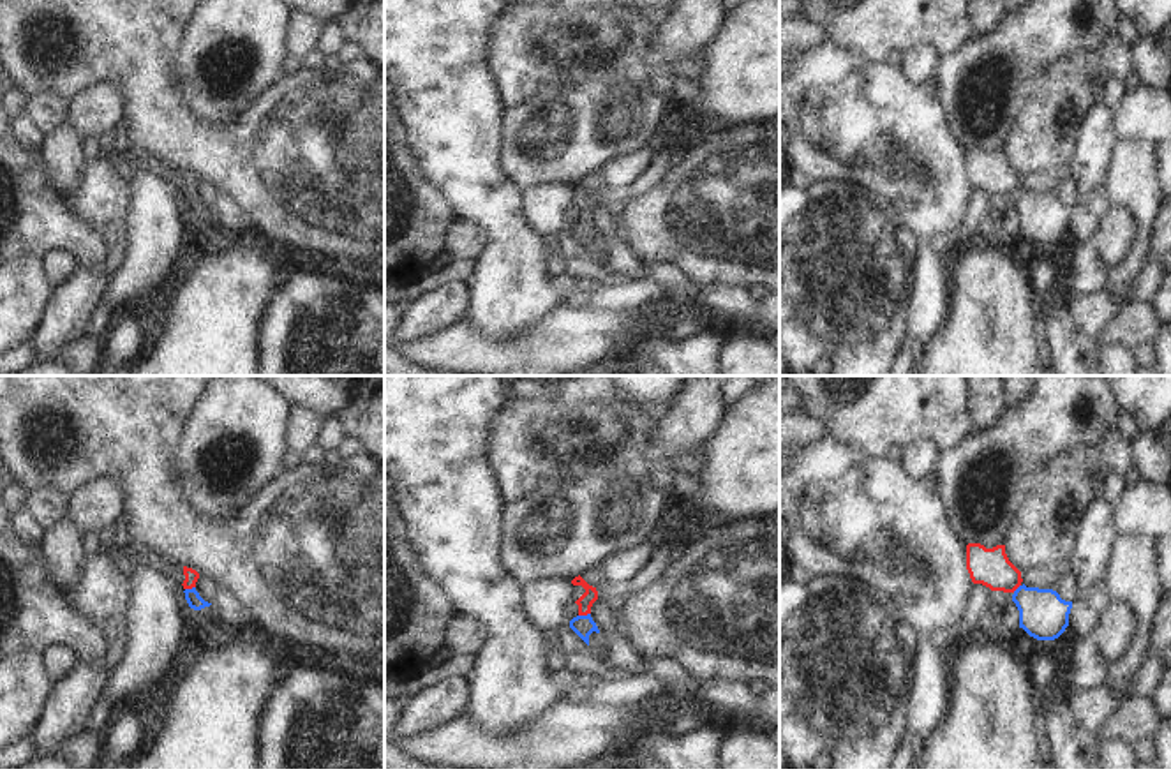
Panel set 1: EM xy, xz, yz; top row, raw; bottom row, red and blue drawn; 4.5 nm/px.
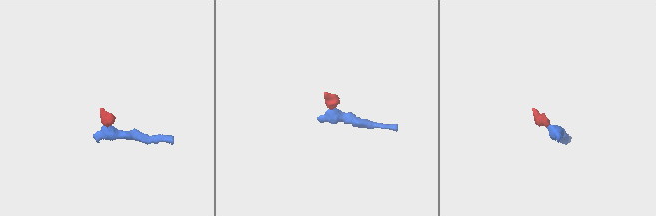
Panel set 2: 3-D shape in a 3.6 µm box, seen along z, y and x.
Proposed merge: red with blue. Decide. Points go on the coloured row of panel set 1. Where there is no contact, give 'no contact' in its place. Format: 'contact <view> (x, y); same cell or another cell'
contact xz (584, 614); same cell

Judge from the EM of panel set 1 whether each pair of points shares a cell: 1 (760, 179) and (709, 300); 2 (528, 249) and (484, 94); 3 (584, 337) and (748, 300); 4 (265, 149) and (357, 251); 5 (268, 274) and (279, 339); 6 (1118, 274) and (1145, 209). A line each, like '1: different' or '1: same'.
1: different
2: same
3: different
4: same
5: different
6: same

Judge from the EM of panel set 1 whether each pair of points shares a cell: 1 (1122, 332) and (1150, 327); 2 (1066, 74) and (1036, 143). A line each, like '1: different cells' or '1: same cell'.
1: same cell
2: same cell

